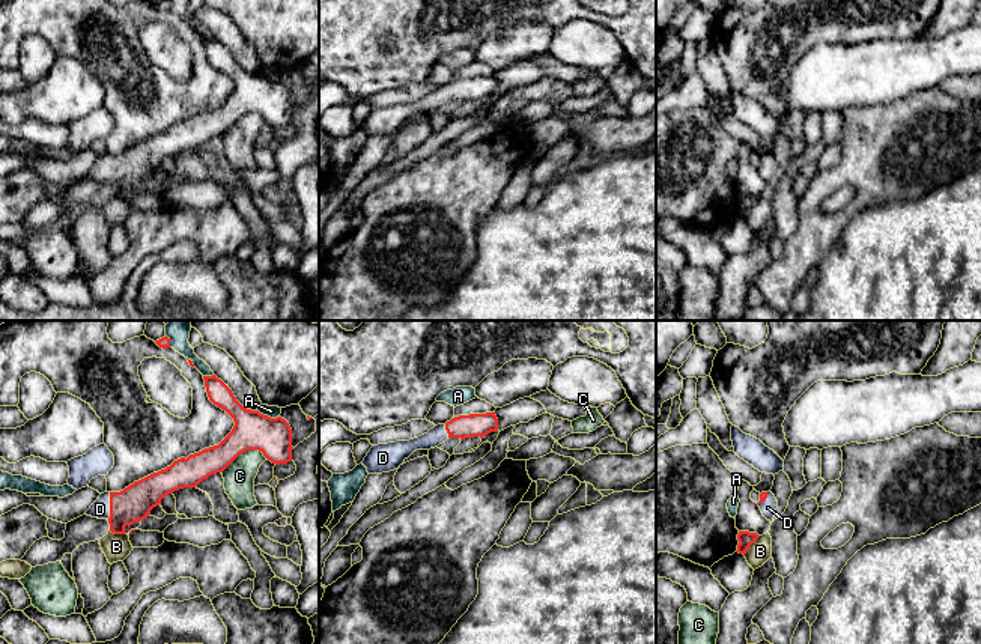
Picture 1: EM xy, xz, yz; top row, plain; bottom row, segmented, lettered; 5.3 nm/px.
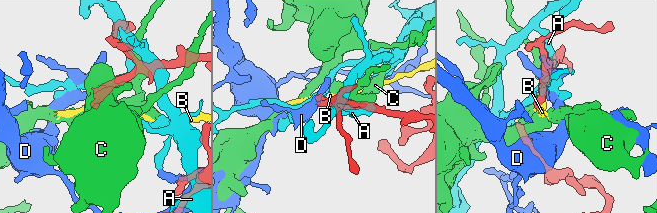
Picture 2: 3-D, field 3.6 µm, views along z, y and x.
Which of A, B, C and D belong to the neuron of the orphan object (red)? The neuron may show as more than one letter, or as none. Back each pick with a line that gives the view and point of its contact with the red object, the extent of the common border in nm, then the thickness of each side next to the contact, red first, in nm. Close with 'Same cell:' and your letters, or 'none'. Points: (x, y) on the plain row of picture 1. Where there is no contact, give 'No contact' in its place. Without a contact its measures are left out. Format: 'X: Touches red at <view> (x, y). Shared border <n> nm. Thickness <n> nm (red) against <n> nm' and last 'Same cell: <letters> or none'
D: Touches red at xy (110, 169). Shared border 150 nm. Thickness 190 nm (red) against 100 nm
Same cell: D

